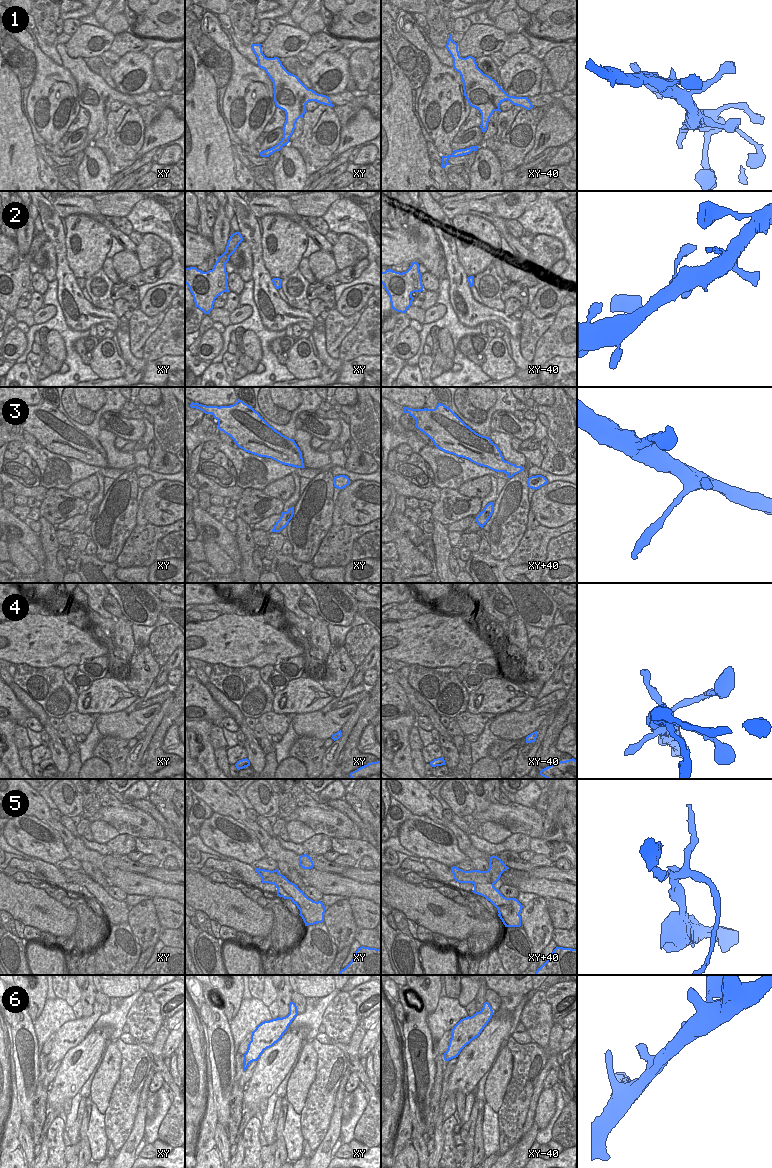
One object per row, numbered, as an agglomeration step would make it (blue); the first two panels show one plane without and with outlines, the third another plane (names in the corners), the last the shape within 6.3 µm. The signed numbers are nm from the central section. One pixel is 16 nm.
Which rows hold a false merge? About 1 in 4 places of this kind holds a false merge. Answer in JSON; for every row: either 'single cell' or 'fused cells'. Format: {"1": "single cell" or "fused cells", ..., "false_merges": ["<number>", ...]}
{"1": "single cell", "2": "single cell", "3": "fused cells", "4": "single cell", "5": "fused cells", "6": "single cell", "false_merges": ["3", "5"]}

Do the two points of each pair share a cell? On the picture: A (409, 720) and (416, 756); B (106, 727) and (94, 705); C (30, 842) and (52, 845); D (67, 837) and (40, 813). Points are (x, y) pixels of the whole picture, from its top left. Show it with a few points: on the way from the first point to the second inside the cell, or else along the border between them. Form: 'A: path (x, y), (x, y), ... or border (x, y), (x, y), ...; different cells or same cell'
A: border (411, 749), (411, 762), (414, 768); different cells
B: border (123, 710), (100, 714); different cells
C: path (35, 843), (47, 845); same cell
D: path (61, 831), (47, 819); same cell

